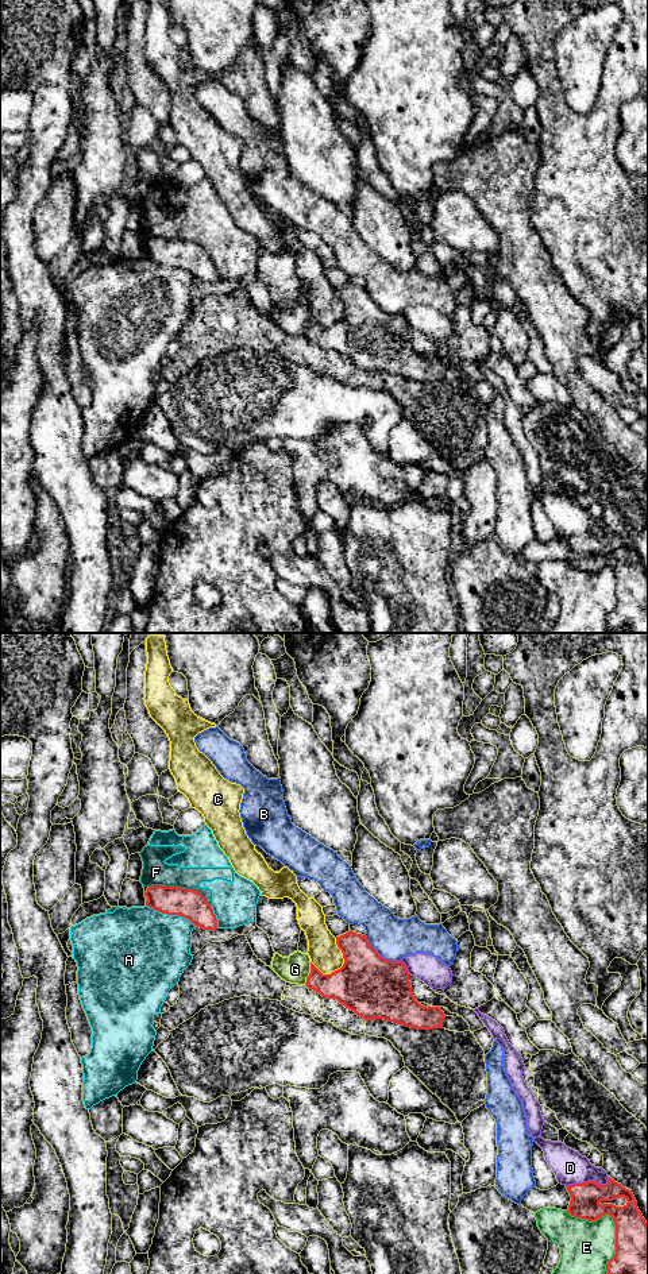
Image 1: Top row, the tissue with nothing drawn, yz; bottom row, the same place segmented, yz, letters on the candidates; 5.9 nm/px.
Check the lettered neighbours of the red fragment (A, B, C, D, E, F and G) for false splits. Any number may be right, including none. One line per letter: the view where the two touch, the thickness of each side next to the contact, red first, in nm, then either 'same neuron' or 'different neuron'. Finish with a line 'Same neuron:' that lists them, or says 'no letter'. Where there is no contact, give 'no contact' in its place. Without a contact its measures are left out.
A: meets red in yz; 180 nm thick on the red side, 460 nm on the other; different neuron
B: meets red in yz; 360 nm thick on the red side, 240 nm on the other; different neuron
C: meets red in yz; 360 nm thick on the red side, 180 nm on the other; different neuron
D: meets red in yz; 180 nm thick on the red side, 200 nm on the other; different neuron
E: meets red in yz; 320 nm thick on the red side, 320 nm on the other; different neuron
F: meets red in yz; 180 nm thick on the red side, 160 nm on the other; different neuron
G: meets red in yz; 240 nm thick on the red side, 170 nm on the other; different neuron
Same neuron: no letter

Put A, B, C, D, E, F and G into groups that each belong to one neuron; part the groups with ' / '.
A F / B / C / D / E / G

